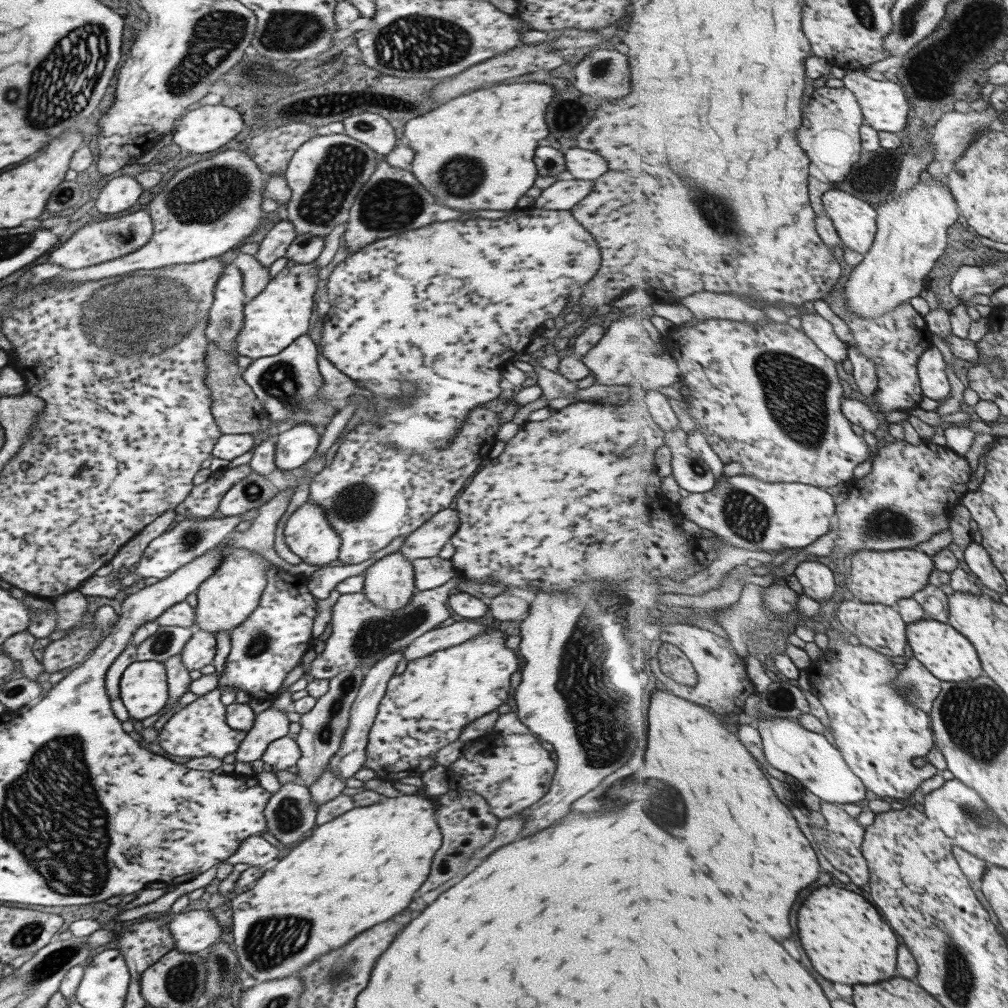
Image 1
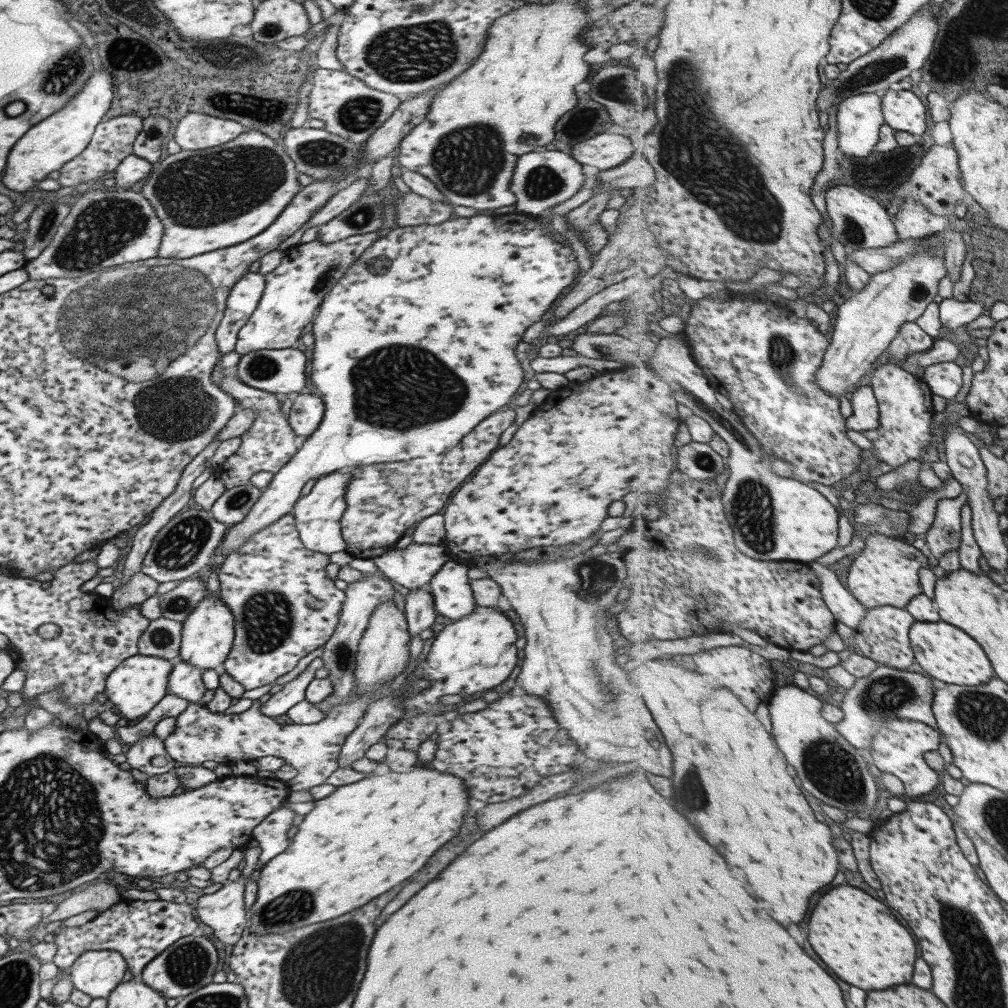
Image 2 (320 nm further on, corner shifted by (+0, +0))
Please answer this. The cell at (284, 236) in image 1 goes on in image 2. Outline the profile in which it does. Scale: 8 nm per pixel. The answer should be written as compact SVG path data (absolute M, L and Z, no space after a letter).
M369 177L359 178L359 180L355 180L353 184L341 186L334 195L325 202L325 205L317 210L301 228L305 230L311 226L320 227L328 220L333 219L343 212L343 210L353 205L353 202L356 202L361 194L367 190L367 186L369 186Z

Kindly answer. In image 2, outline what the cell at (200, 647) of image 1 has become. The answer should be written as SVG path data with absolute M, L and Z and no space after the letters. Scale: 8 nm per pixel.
M179 658L173 662L168 677L168 694L187 700L188 704L200 703L205 690L201 681L202 671Z

